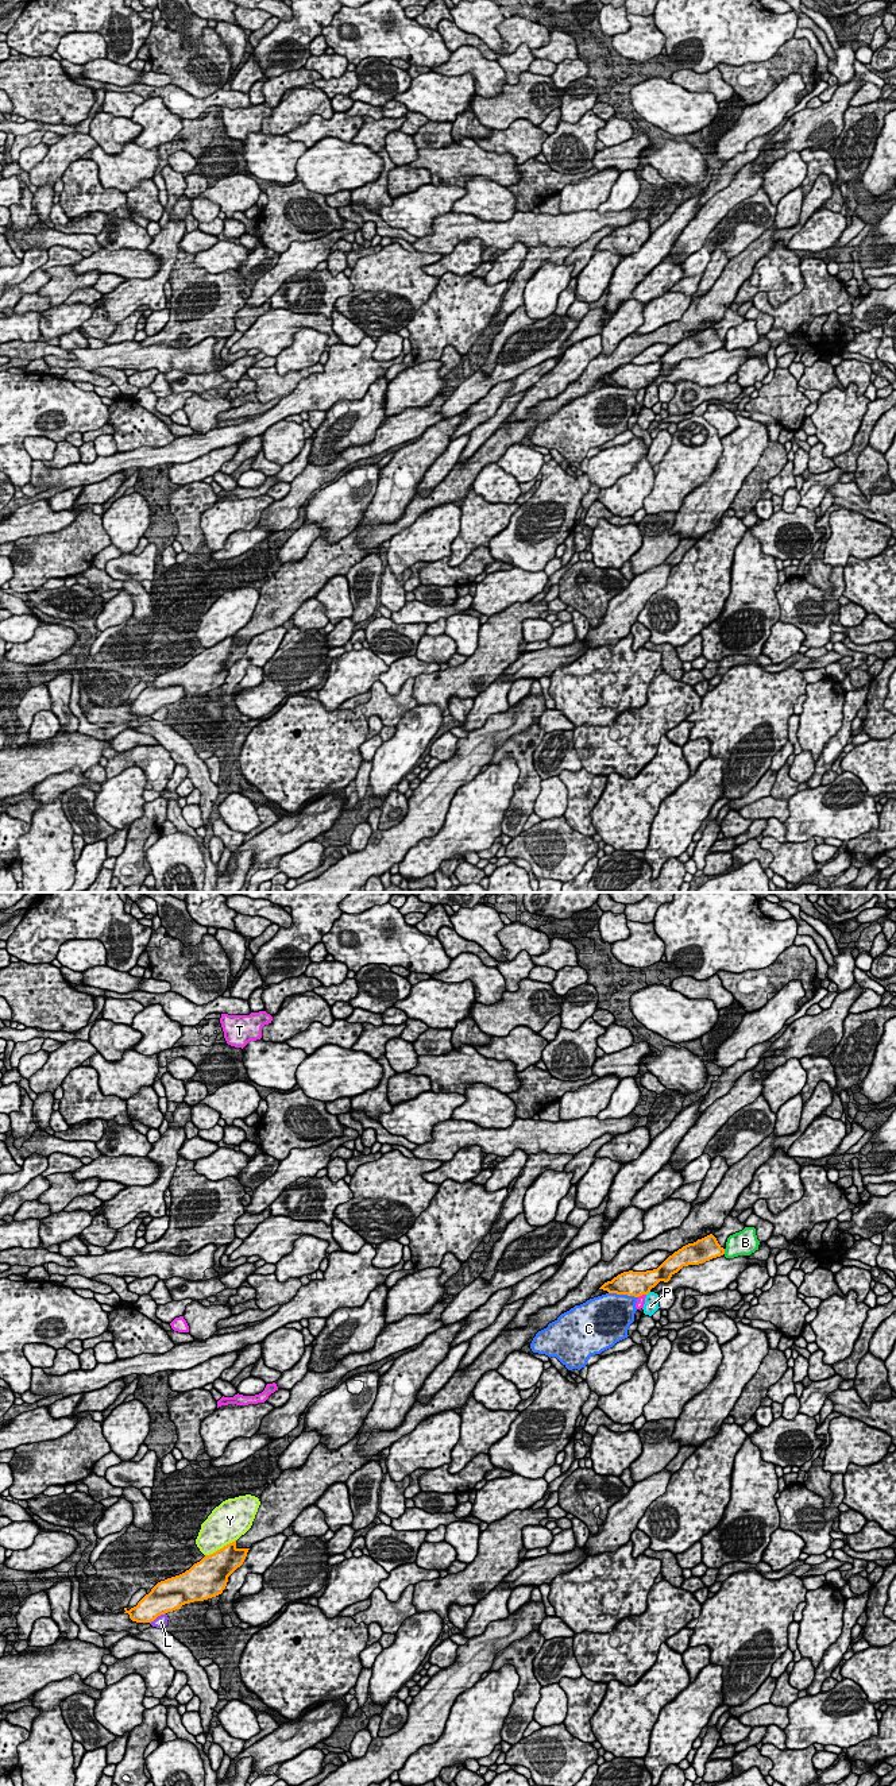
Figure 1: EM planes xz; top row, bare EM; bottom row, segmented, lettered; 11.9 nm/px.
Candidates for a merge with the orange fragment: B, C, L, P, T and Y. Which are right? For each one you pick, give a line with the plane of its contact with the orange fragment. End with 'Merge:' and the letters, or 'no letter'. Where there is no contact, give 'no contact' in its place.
Merge: no letter

